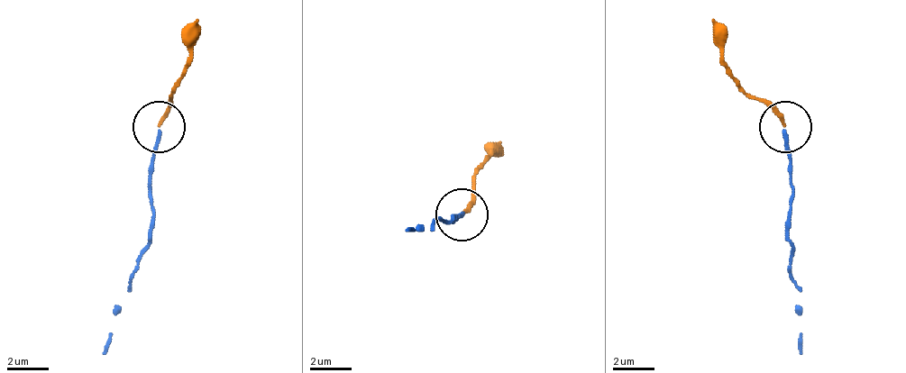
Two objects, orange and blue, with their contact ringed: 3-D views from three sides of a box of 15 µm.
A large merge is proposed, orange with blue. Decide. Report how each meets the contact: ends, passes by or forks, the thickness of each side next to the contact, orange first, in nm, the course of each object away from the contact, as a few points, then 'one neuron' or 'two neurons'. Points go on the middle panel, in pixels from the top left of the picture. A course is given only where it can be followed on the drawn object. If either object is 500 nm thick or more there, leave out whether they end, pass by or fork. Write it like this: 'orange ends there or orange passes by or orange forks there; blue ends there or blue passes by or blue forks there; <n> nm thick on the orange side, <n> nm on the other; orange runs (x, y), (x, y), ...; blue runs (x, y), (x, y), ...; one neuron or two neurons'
orange ends there; blue ends there; 160 nm thick on the orange side, 180 nm on the other; orange runs (463, 213), (489, 151), (499, 141); blue runs (463, 213), (452, 223), (452, 218), (407, 229); one neuron

